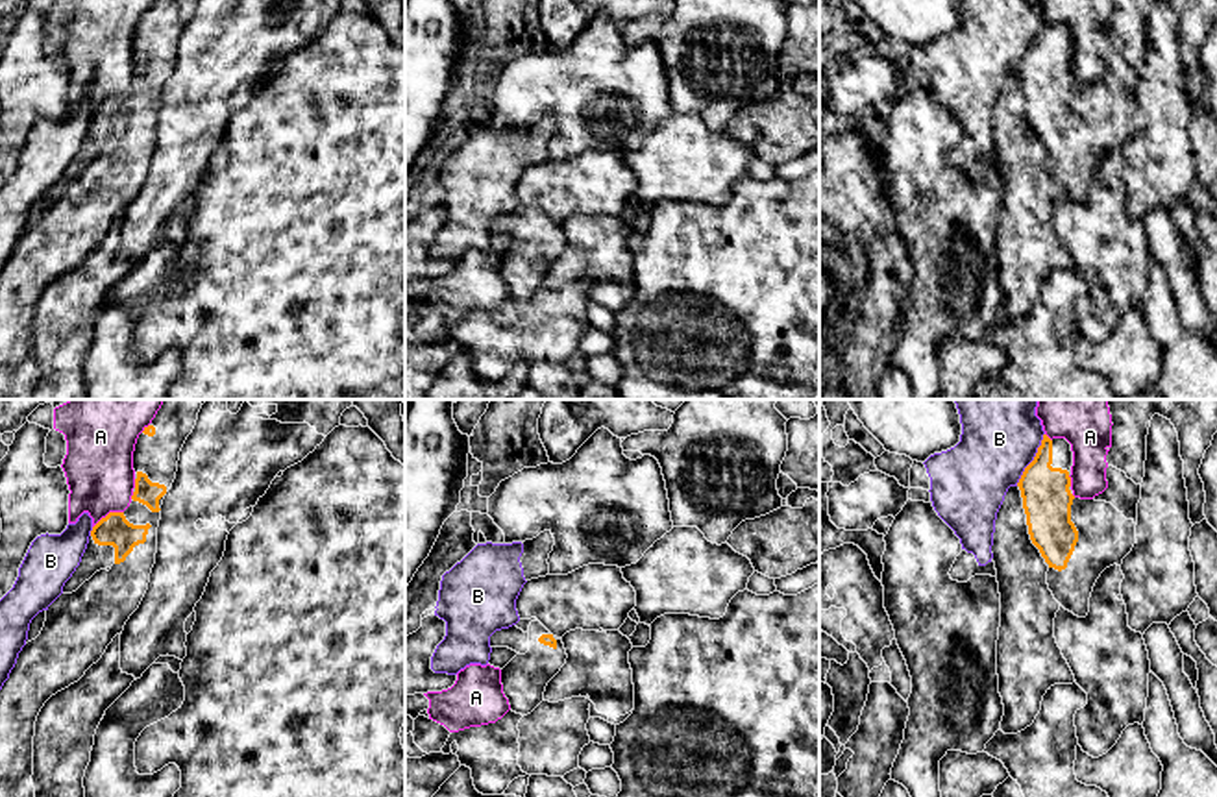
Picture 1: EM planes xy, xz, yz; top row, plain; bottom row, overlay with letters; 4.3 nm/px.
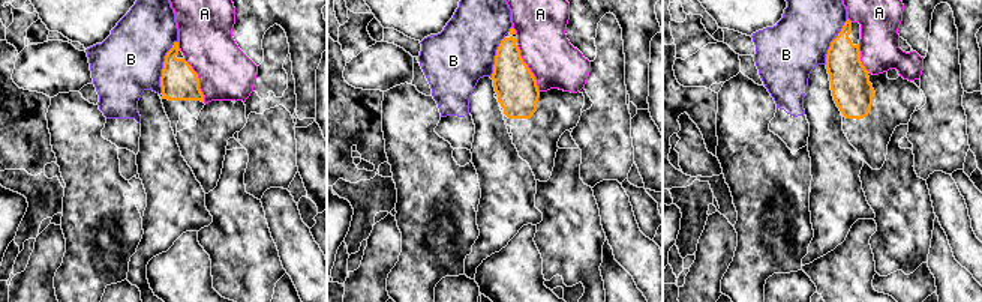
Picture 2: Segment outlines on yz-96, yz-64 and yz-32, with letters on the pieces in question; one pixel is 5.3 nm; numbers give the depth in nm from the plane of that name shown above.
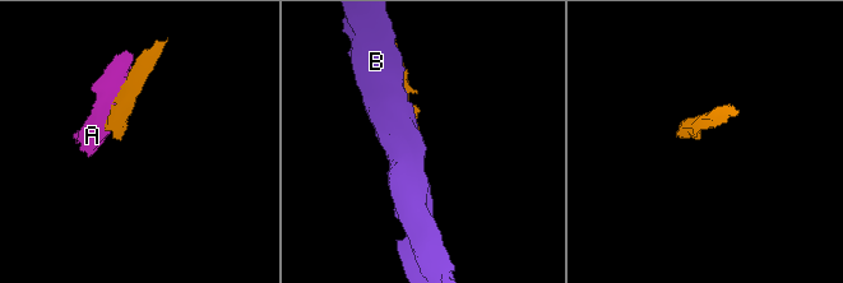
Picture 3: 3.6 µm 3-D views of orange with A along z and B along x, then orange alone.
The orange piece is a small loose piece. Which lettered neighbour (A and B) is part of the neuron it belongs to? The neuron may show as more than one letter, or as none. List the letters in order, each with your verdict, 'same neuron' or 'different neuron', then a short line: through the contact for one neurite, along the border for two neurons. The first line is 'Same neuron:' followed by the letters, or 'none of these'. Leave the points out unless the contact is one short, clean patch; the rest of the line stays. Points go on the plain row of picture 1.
Same neuron: none of these
A: different neuron
B: different neuron

